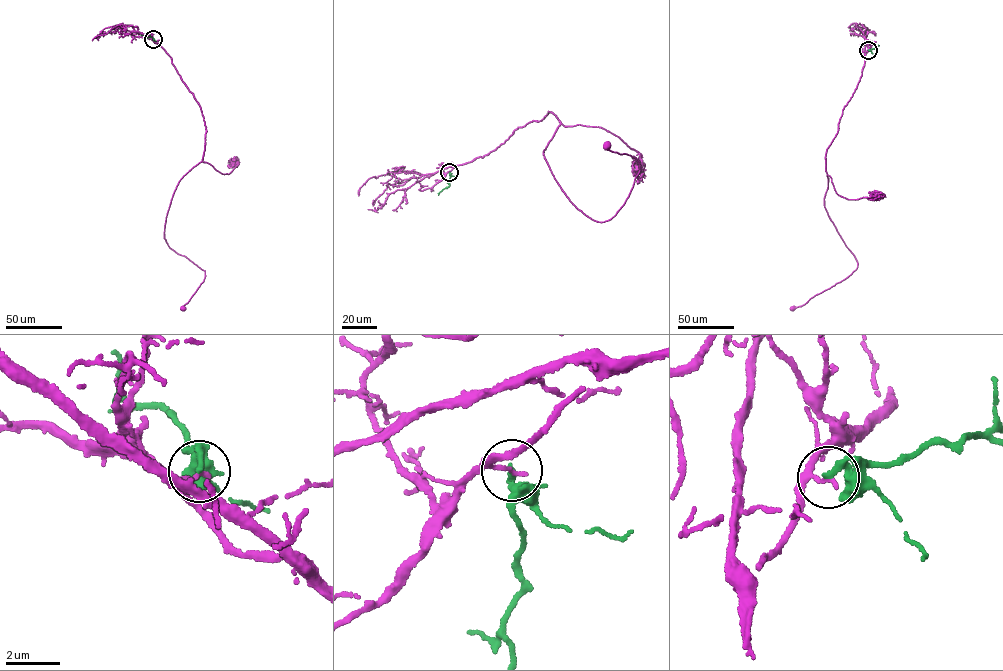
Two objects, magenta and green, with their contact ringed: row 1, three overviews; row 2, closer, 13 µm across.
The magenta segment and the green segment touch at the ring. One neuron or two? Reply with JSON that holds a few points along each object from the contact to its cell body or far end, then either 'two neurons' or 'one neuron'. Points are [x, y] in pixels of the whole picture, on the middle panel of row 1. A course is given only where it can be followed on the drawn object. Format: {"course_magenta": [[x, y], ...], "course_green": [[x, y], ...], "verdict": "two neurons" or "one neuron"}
{"course_magenta": [[449, 172], [549, 111], [560, 123], [543, 153], [549, 167], [575, 206], [603, 222], [640, 168], [607, 146]], "course_green": [[449, 172], [449, 184], [438, 195]], "verdict": "two neurons"}

